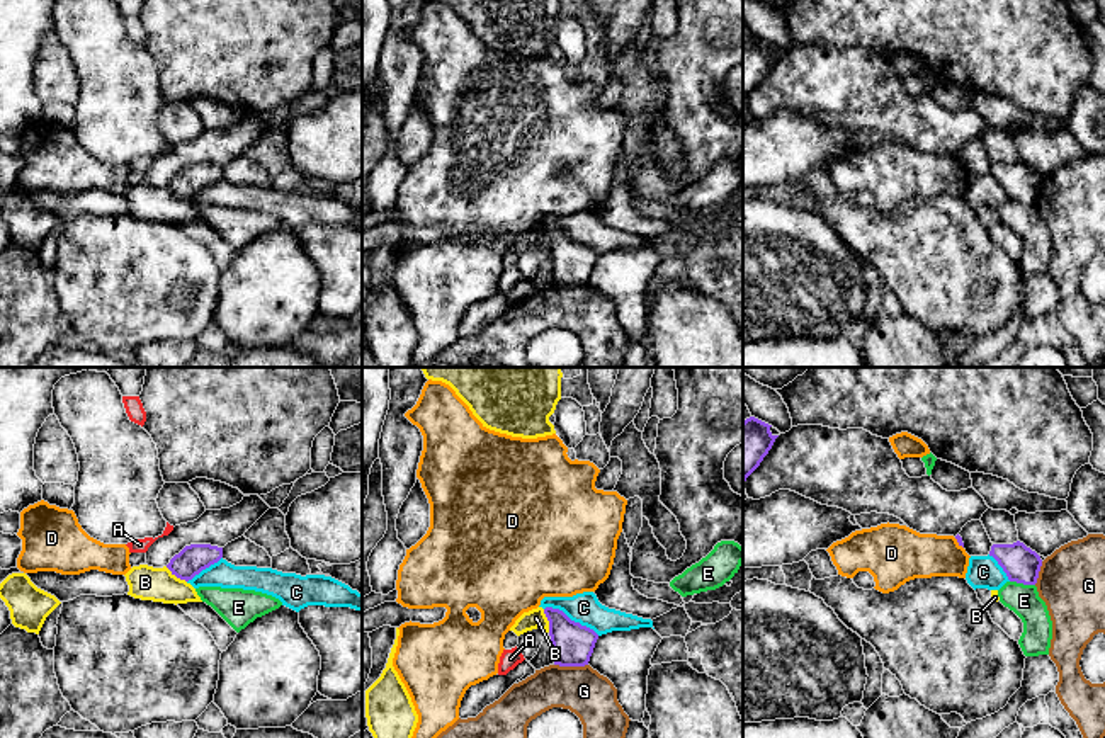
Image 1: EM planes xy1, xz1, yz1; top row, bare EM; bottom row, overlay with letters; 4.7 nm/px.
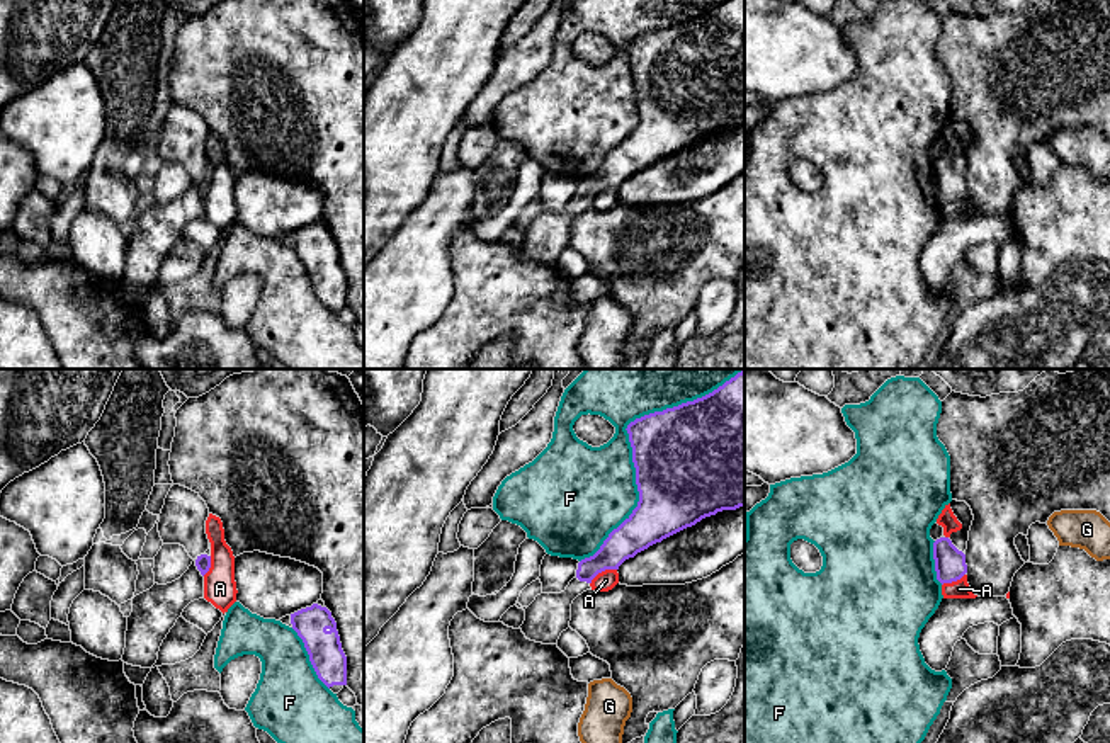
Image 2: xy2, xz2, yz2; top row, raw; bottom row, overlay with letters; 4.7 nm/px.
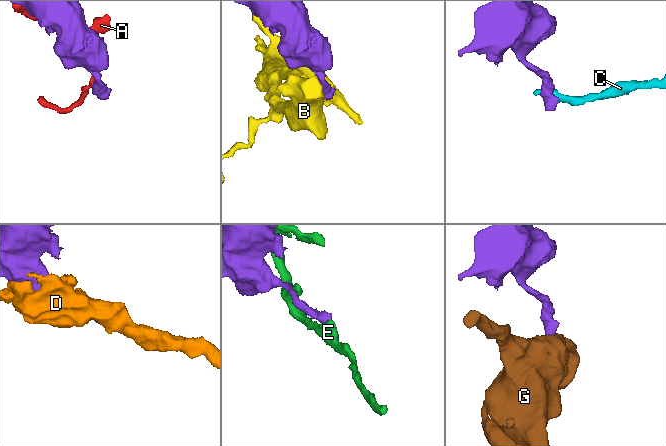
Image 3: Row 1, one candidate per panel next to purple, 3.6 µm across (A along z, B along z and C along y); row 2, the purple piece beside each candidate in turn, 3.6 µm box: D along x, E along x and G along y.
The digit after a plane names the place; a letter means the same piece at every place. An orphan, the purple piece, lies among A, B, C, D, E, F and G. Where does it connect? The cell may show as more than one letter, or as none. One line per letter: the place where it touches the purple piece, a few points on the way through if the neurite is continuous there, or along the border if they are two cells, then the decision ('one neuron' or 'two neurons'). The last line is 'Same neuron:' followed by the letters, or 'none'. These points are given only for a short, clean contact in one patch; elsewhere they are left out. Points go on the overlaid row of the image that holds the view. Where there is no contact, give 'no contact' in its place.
A: contact xz2 (602, 570); two neurons
B: contact xz1 (548, 619); two neurons
C: contact xz1 (570, 619); border xz1 (544, 607), (558, 607), (599, 635); two neurons
D: contact yz1 (957, 541); two neurons
E: contact yz1 (1022, 582); border yz1 (1010, 580), (1034, 585); two neurons
F: contact xz2 (629, 439); two neurons
G: contact xz1 (572, 665); border xz1 (555, 664), (587, 665); two neurons
Same neuron: none

